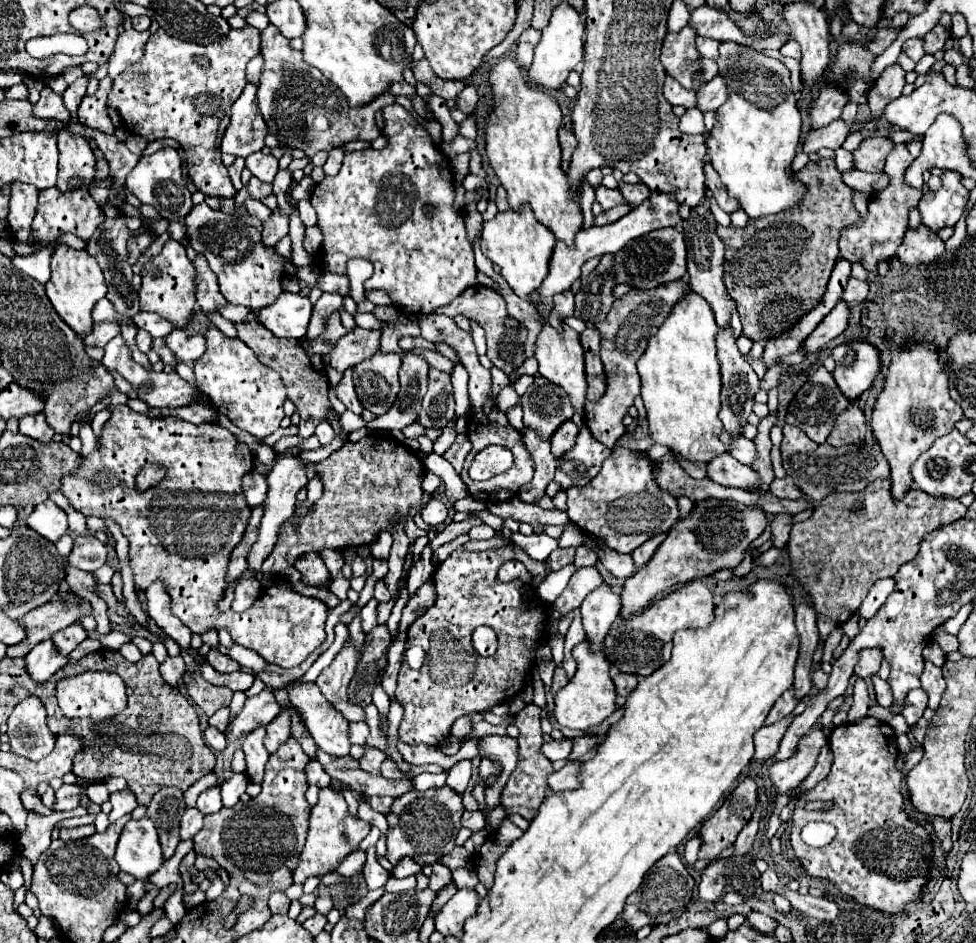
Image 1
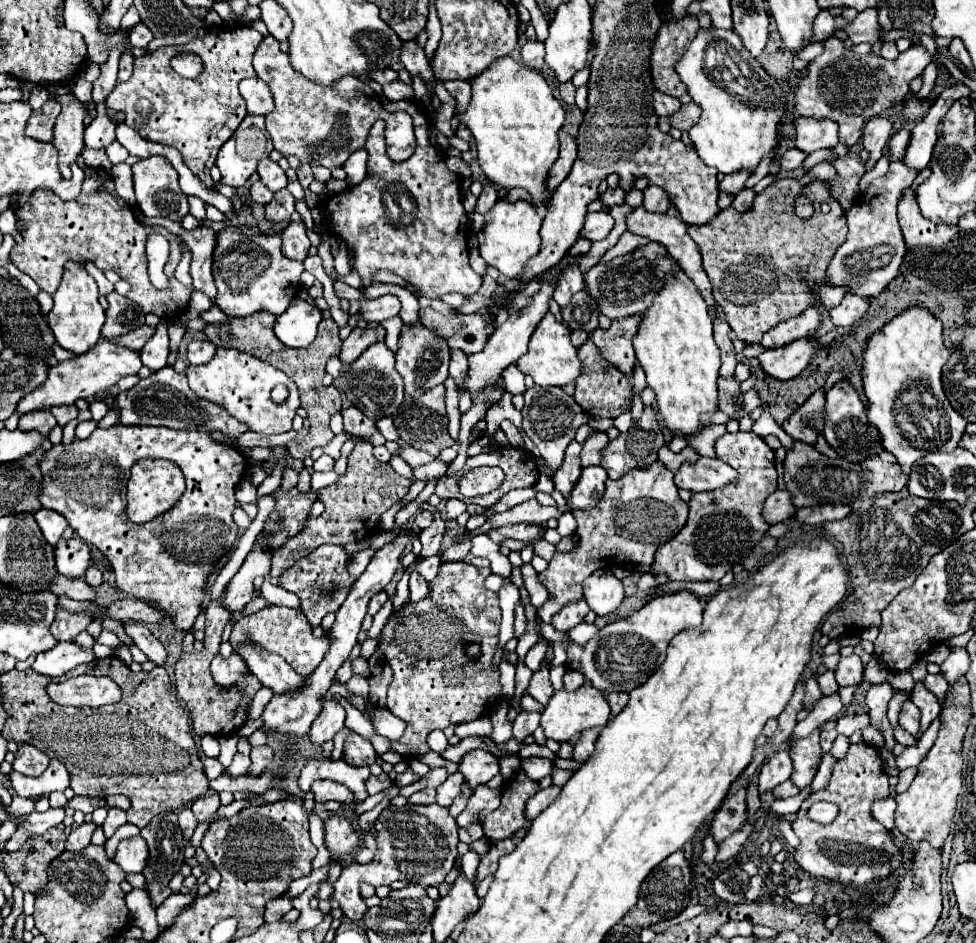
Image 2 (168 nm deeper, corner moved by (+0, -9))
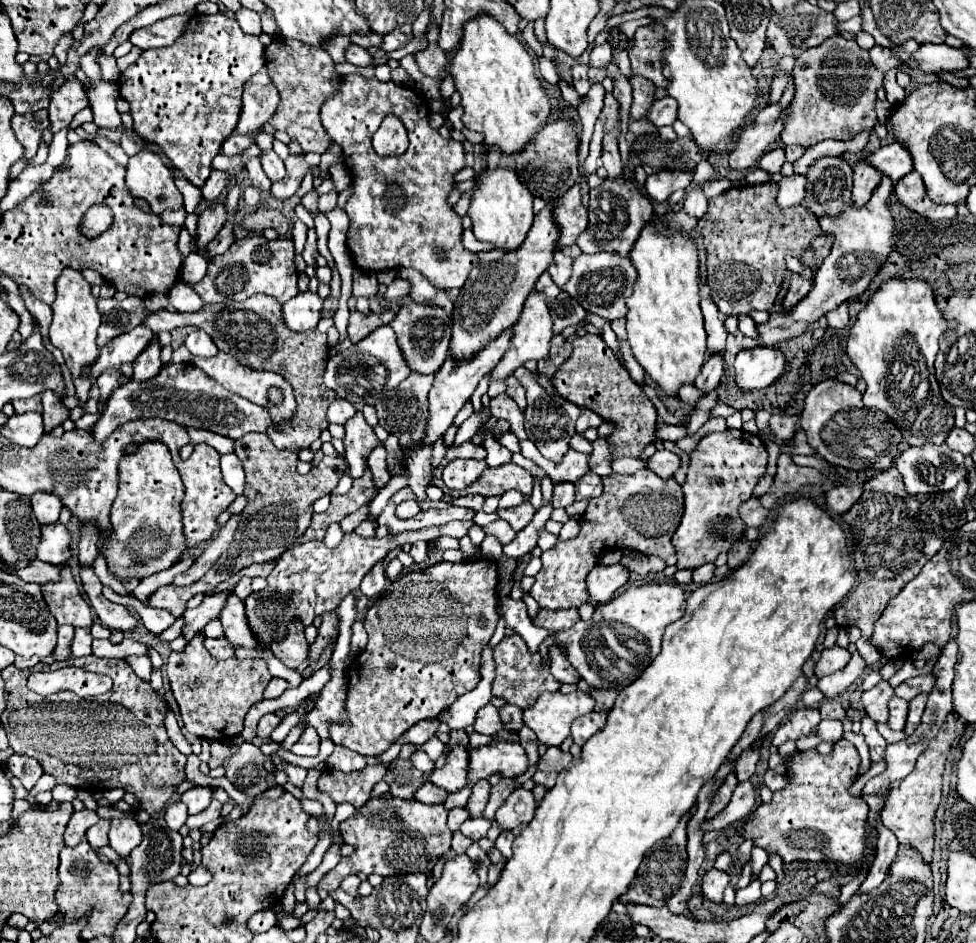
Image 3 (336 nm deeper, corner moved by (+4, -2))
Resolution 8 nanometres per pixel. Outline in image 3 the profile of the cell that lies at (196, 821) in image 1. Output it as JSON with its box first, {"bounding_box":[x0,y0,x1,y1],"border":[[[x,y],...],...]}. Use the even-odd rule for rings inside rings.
{"bounding_box":[165,801,187,831],"border":[[[173,801],[173,803],[169,803],[167,809],[165,809],[165,821],[167,821],[167,825],[169,825],[171,829],[179,831],[181,825],[185,825],[185,821],[187,821],[185,805],[183,805],[181,801]]]}

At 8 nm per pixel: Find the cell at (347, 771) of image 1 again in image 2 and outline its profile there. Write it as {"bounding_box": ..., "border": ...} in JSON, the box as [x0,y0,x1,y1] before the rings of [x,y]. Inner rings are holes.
{"bounding_box":[409,788,435,804],"border":[[[427,788],[427,790],[421,790],[421,792],[415,792],[411,798],[409,798],[411,804],[431,804],[435,802],[435,788]]]}

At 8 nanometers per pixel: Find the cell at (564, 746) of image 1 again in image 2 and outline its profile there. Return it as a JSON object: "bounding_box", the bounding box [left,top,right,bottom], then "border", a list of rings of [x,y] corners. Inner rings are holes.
{"bounding_box":[521,758,555,780],"border":[[[525,758],[525,760],[521,760],[521,766],[523,766],[525,774],[533,780],[541,780],[545,776],[551,776],[551,772],[555,768],[553,760],[549,760],[549,758]]]}

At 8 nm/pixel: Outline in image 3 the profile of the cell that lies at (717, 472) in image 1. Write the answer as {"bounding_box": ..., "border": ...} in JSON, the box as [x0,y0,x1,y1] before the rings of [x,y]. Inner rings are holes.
{"bounding_box":[647,449,681,479],"border":[[[663,449],[663,451],[657,451],[649,461],[647,461],[647,469],[651,469],[653,473],[657,473],[659,477],[663,479],[669,479],[673,477],[673,473],[679,469],[681,461],[675,453]]]}

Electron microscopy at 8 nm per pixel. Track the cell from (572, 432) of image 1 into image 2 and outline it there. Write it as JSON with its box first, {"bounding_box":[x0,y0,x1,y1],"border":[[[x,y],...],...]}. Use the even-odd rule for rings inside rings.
{"bounding_box":[553,440,581,496],"border":[[[573,440],[565,450],[563,464],[557,468],[557,472],[553,476],[553,484],[563,496],[567,496],[571,492],[573,484],[577,482],[577,478],[581,474],[581,458],[579,458],[579,454],[581,454],[581,444],[577,440]]]}

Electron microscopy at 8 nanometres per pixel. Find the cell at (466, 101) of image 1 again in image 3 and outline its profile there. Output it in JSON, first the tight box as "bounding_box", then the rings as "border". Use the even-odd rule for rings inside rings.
{"bounding_box":[415,21,447,77],"border":[[[431,21],[429,35],[427,35],[429,47],[425,51],[421,51],[421,53],[415,55],[415,61],[419,65],[419,71],[425,73],[425,75],[429,75],[429,77],[439,77],[439,71],[445,69],[445,65],[447,65],[447,55],[445,55],[445,51],[439,49],[437,37],[439,37],[439,29]]]}

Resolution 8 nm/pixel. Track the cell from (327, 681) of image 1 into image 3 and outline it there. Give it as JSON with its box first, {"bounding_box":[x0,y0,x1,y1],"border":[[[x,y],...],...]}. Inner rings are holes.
{"bounding_box":[291,727,319,757],"border":[[[307,727],[301,739],[291,747],[291,753],[295,755],[305,755],[305,757],[315,757],[319,753],[319,735],[313,727]]]}

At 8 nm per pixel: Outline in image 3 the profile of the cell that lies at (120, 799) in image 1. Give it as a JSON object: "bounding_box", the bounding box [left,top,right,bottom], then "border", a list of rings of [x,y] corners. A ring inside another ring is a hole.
{"bounding_box":[85,819,109,851],"border":[[[99,819],[87,833],[85,833],[85,837],[87,837],[87,841],[89,841],[89,845],[93,847],[93,851],[97,851],[97,849],[101,849],[101,847],[105,847],[107,845],[107,831],[109,831],[109,819]]]}

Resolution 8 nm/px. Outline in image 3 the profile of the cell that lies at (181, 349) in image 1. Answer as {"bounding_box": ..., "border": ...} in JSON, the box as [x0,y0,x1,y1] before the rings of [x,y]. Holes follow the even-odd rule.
{"bounding_box":[185,329,219,357],"border":[[[193,329],[193,331],[187,335],[185,345],[187,345],[187,349],[189,349],[195,357],[213,357],[213,355],[219,353],[219,349],[215,347],[213,339],[211,339],[205,331],[201,331],[201,329]]]}

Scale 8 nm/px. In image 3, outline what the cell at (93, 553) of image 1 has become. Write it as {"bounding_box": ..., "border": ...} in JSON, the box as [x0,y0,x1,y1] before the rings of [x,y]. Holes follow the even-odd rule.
{"bounding_box":[37,523,71,565],"border":[[[51,523],[49,527],[41,525],[41,543],[37,545],[37,559],[51,563],[51,565],[63,565],[71,557],[71,535],[65,525]]]}

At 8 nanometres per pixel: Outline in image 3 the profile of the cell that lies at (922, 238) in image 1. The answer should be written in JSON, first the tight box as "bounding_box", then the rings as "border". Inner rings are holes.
{"bounding_box":[895,171,955,221],"border":[[[911,171],[909,175],[901,177],[897,181],[895,193],[899,197],[899,201],[909,207],[911,211],[917,211],[919,215],[931,219],[931,221],[939,221],[939,219],[953,219],[955,217],[955,207],[953,205],[943,205],[943,203],[933,203],[927,193],[925,193],[925,185],[921,175],[917,175],[917,171]]]}

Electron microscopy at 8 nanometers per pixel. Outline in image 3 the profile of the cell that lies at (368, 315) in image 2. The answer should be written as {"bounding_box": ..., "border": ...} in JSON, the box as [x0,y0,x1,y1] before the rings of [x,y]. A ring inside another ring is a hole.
{"bounding_box":[385,277,411,301],"border":[[[395,277],[391,283],[389,283],[389,289],[385,291],[385,301],[395,301],[399,297],[405,297],[411,293],[411,283],[407,279],[401,279],[401,277]]]}

